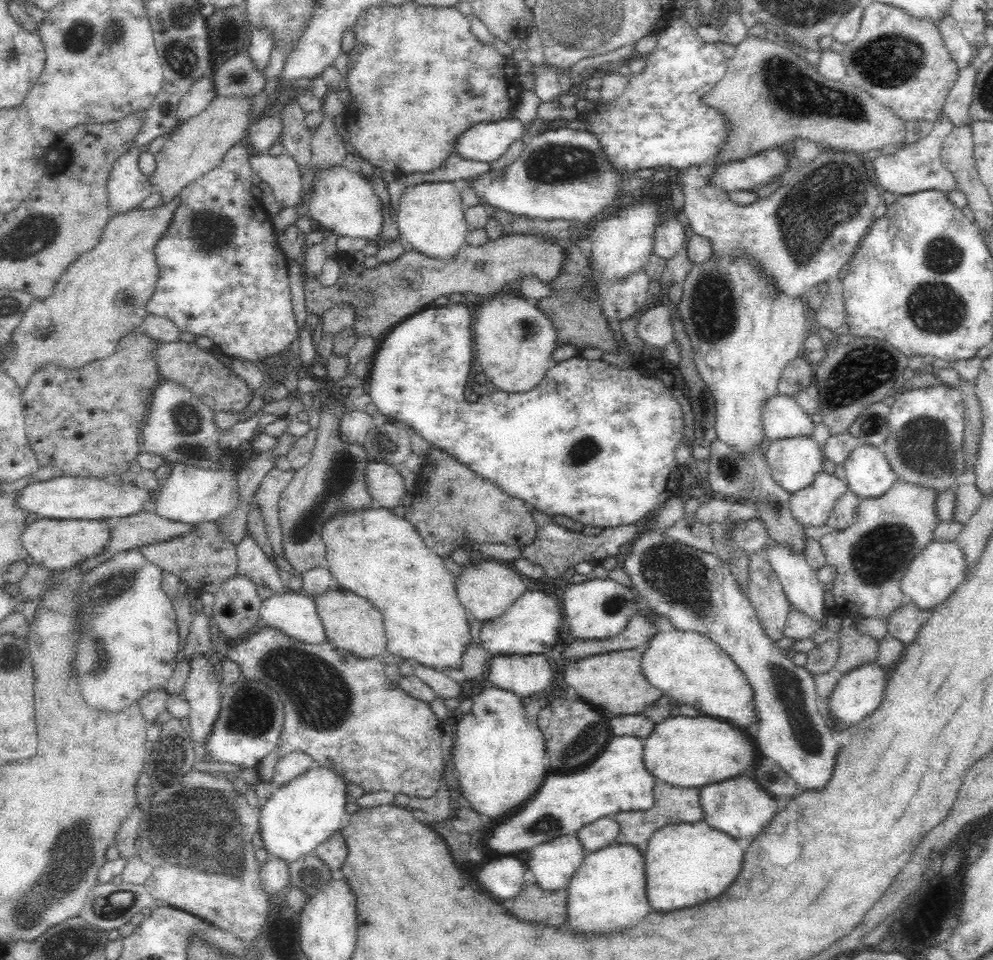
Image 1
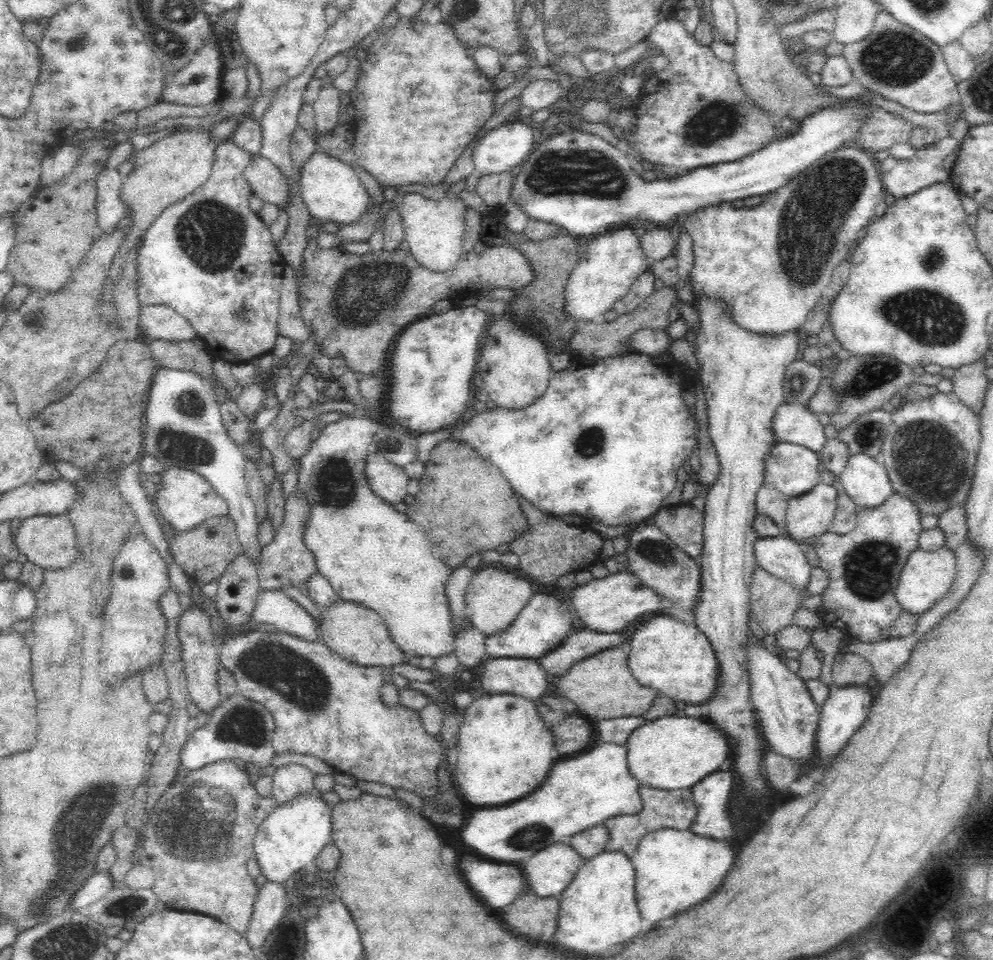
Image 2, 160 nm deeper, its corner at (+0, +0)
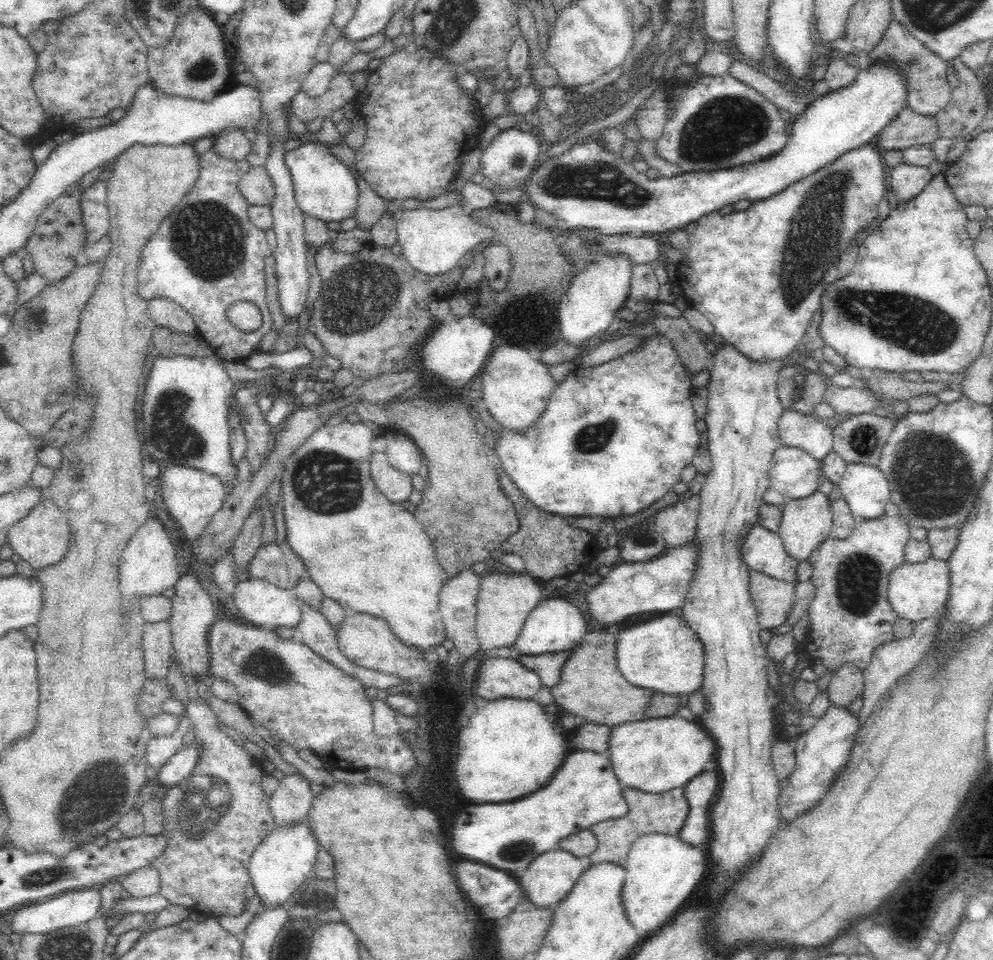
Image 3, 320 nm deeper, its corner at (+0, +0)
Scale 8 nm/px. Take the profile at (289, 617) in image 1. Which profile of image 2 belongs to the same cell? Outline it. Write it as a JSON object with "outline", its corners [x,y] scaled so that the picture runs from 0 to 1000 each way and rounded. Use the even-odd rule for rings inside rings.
{"outline":[[[263,613],[253,645],[310,668],[323,667],[320,651],[312,640],[280,615]]]}

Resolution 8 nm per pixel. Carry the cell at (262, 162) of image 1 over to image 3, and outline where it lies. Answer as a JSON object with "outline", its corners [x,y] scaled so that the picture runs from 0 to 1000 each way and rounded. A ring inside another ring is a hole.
{"outline":[[[252,175],[242,188],[240,198],[251,214],[273,215],[277,204],[276,193],[267,175]]]}

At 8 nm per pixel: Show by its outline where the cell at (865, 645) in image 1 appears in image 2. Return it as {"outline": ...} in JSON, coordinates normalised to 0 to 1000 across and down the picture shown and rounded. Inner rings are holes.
{"outline":[[[853,680],[846,690],[839,692],[837,705],[842,716],[870,714],[878,705],[878,693],[868,683]]]}

